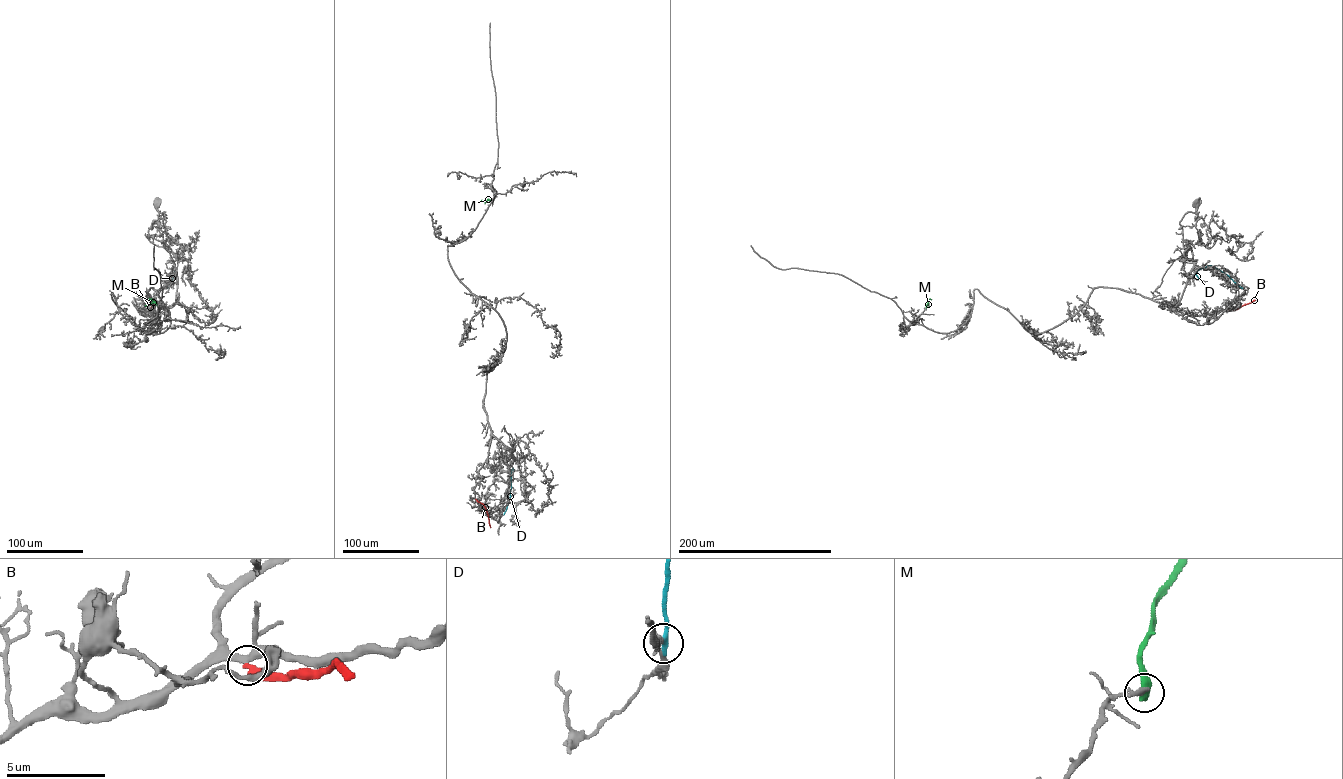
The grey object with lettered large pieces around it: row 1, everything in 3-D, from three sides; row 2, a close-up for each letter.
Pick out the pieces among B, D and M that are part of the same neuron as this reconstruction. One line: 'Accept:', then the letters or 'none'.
Accept: none

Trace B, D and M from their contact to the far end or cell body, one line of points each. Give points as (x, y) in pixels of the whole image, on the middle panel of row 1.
B: (475, 498), (485, 508), (490, 527)
D: (513, 471), (510, 498), (504, 514)
M: (494, 198), (481, 201)

